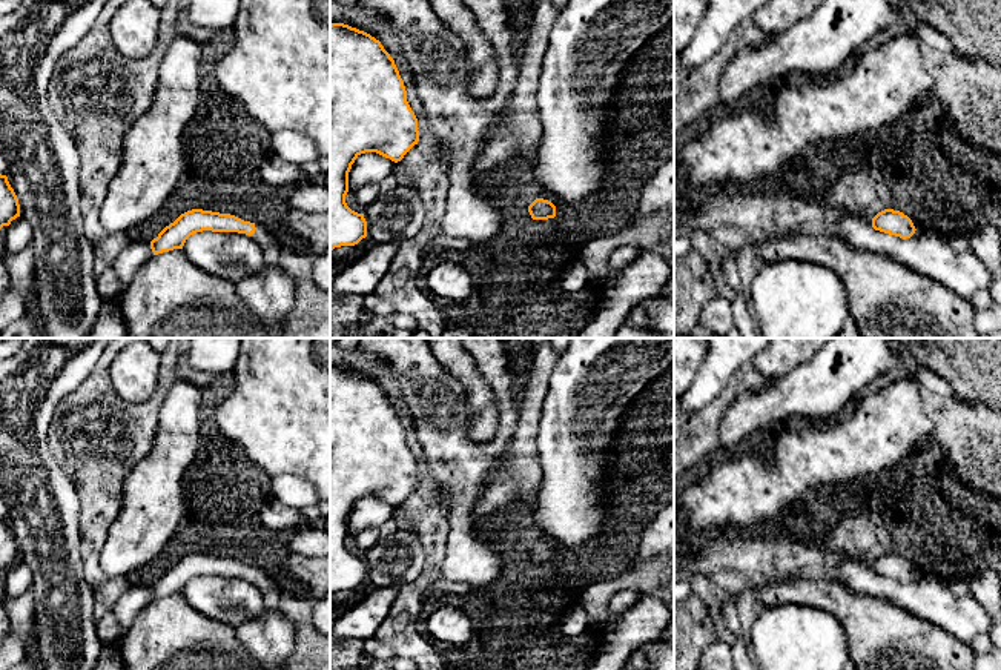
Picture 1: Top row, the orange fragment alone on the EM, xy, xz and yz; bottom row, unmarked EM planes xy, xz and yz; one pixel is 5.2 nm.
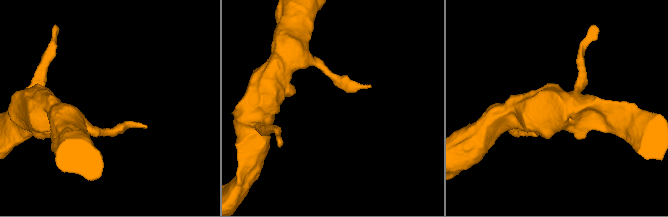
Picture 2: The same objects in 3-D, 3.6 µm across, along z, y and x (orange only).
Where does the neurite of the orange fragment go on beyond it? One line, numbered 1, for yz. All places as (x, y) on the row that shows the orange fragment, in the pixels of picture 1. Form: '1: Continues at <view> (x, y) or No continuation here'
1: No continuation here

